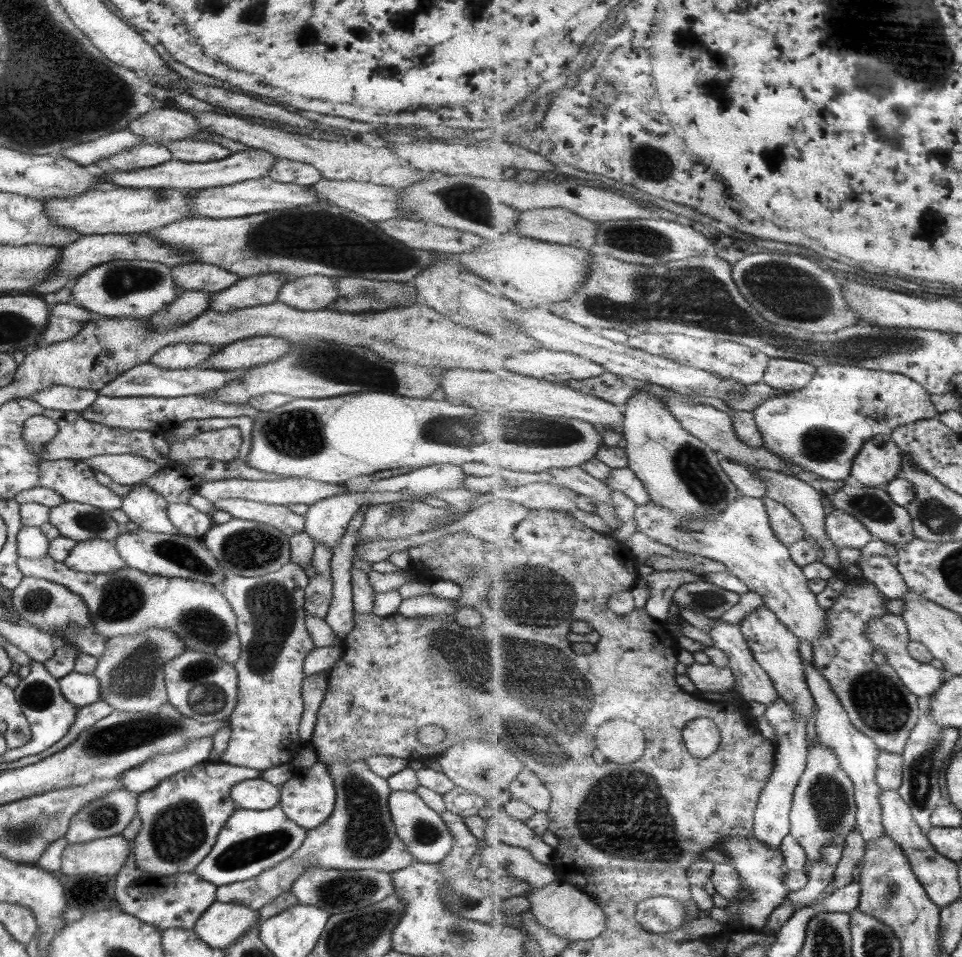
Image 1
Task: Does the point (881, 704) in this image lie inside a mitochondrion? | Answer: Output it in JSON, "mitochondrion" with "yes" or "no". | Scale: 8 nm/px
{"mitochondrion":"yes"}

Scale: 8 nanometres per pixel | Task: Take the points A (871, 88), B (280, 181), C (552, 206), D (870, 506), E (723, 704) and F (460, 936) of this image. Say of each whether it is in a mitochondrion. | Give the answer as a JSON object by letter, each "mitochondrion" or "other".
{"A":"mitochondrion","B":"other","C":"other","D":"mitochondrion","E":"other","F":"mitochondrion"}

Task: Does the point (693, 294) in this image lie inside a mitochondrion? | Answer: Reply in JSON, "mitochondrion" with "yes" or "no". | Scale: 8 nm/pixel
{"mitochondrion":"yes"}

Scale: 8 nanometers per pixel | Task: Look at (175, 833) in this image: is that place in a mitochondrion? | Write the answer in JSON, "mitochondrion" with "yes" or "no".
{"mitochondrion":"yes"}

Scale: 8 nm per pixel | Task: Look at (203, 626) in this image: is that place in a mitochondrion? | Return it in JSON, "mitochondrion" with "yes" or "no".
{"mitochondrion":"yes"}

